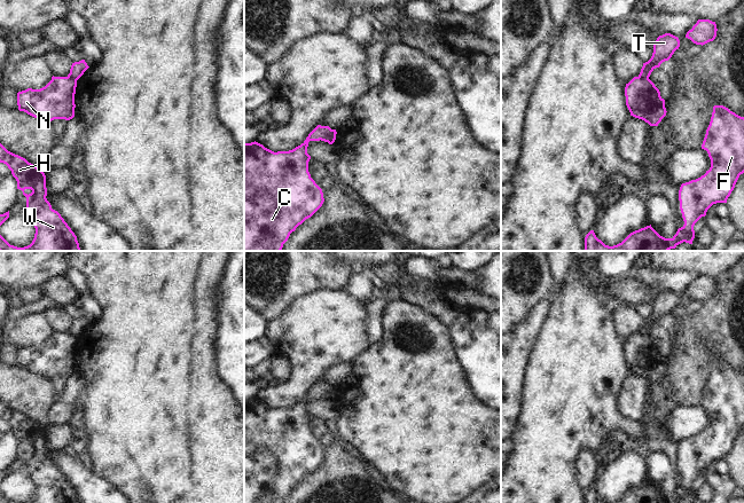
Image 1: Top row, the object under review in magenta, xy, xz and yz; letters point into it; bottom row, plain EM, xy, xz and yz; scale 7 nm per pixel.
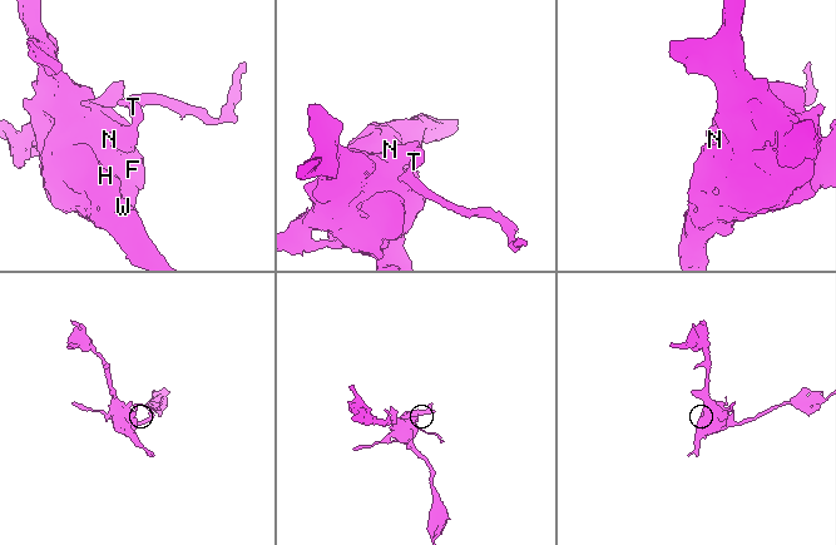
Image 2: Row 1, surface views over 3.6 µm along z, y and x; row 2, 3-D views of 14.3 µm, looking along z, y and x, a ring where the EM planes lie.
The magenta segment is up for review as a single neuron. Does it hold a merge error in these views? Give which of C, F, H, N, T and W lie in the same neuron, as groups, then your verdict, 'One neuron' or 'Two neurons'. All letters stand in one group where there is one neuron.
Groups: C F H N W / T. Two neurons

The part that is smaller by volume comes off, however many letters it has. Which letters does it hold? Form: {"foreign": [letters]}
{"foreign": ["T"]}

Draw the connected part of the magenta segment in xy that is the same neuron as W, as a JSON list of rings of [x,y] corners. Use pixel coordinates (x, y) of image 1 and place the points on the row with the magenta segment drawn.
[[[0,143],[0,163],[11,171],[17,189],[26,197],[26,210],[36,228],[32,243],[24,247],[10,245],[0,235],[0,251],[81,251],[77,236],[47,201],[46,175],[25,158],[8,151]]]

